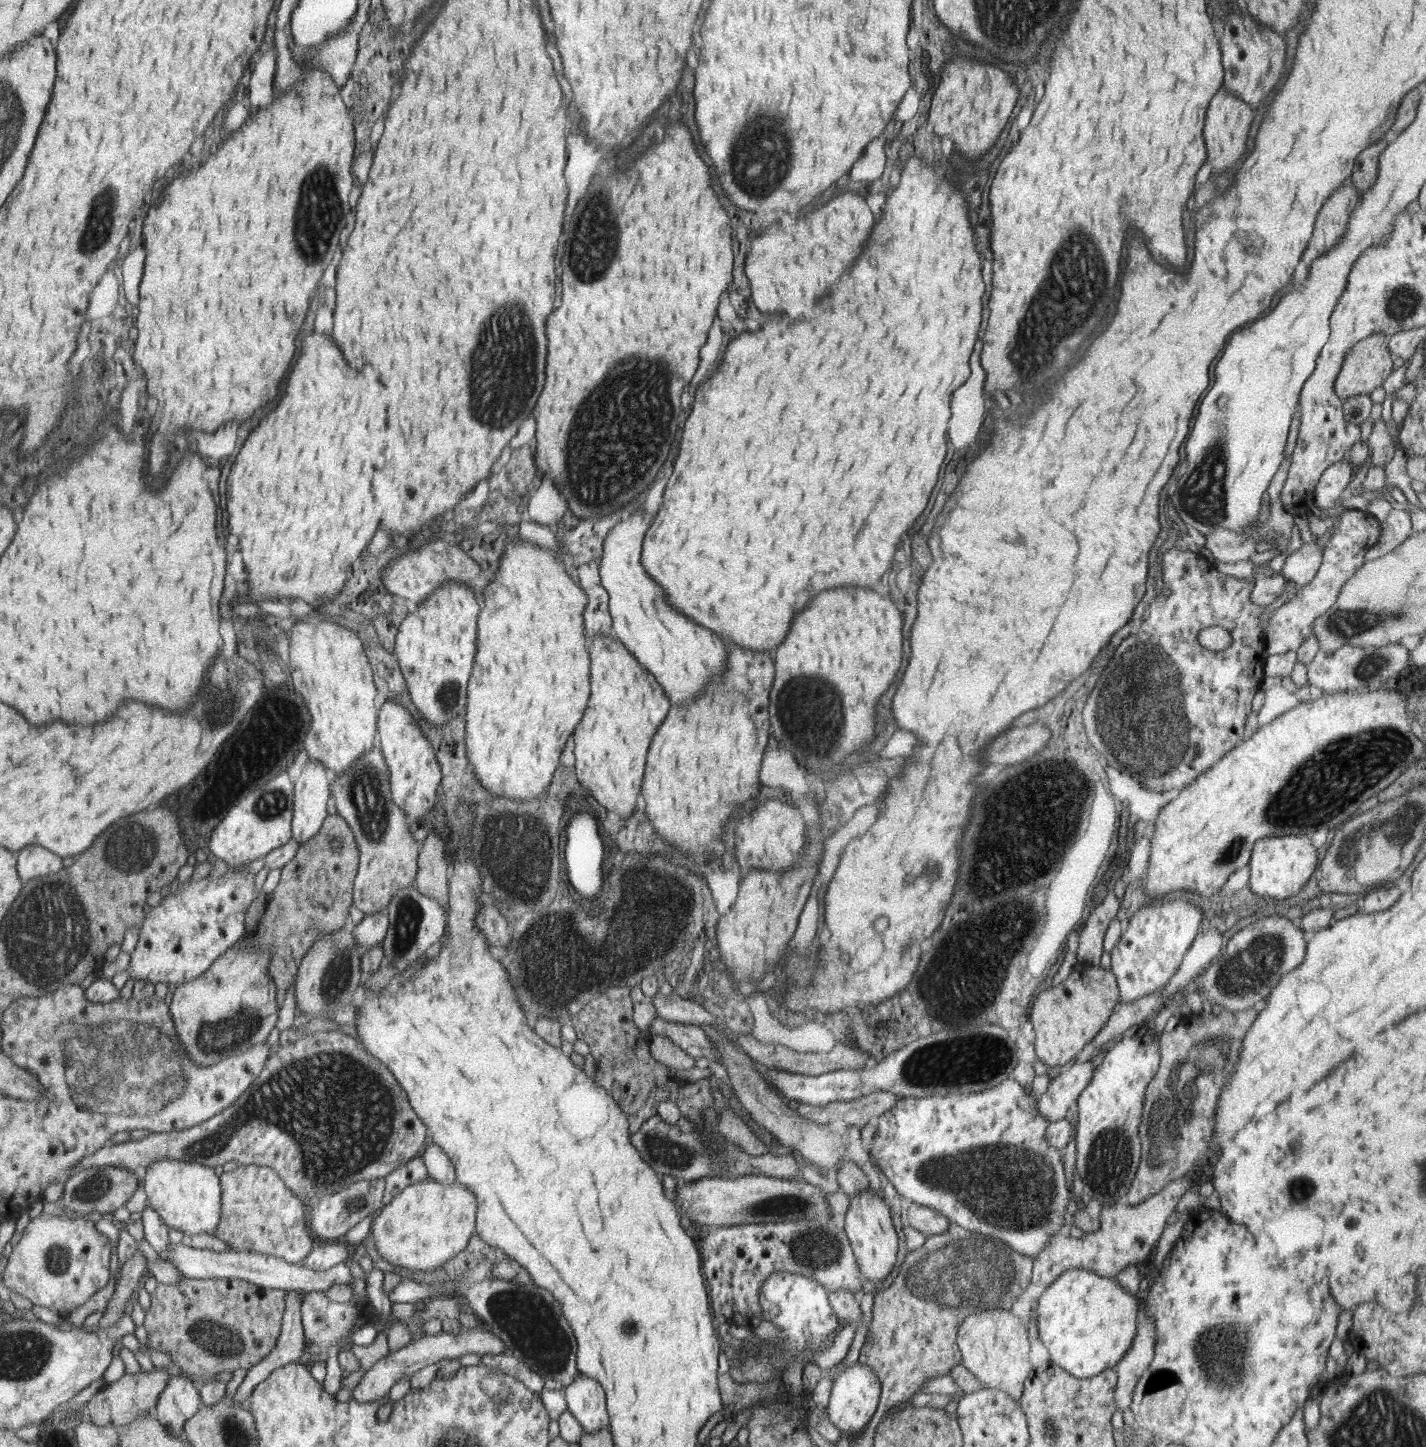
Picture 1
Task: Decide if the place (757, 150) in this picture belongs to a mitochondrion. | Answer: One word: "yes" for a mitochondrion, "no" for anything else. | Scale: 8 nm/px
yes

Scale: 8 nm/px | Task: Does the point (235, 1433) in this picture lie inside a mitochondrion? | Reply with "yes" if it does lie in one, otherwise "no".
yes

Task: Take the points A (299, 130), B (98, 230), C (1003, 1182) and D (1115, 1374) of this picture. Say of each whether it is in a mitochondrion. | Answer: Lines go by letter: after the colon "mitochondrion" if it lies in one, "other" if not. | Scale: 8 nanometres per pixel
A: other
B: mitochondrion
C: mitochondrion
D: other

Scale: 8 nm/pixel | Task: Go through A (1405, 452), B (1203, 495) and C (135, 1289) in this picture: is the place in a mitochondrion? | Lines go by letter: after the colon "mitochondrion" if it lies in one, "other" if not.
A: other
B: mitochondrion
C: other

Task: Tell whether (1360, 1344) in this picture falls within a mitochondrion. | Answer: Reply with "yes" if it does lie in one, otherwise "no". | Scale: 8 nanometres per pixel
no

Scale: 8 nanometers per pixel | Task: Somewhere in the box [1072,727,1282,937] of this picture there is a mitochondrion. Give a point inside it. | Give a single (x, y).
(1232, 851)

